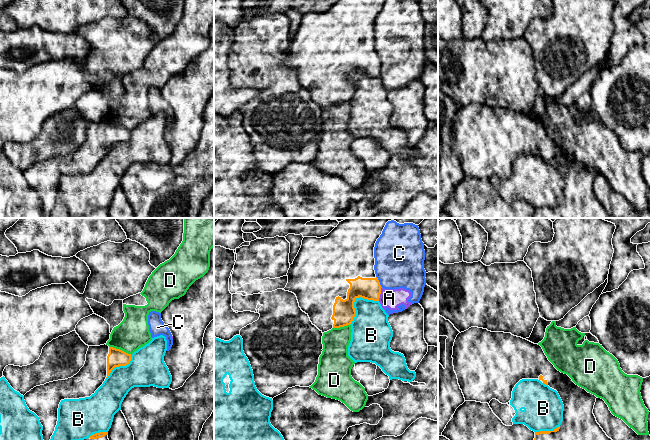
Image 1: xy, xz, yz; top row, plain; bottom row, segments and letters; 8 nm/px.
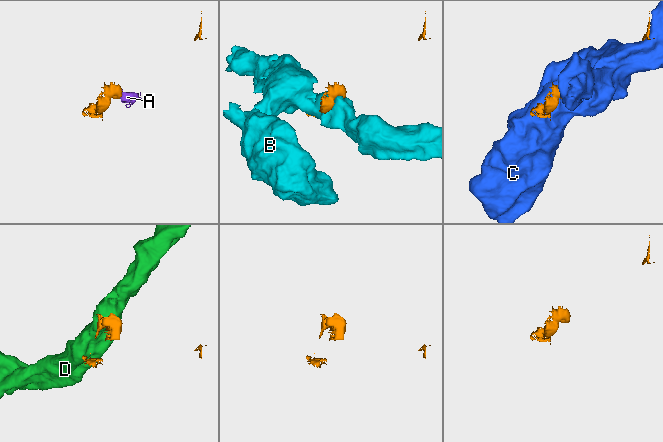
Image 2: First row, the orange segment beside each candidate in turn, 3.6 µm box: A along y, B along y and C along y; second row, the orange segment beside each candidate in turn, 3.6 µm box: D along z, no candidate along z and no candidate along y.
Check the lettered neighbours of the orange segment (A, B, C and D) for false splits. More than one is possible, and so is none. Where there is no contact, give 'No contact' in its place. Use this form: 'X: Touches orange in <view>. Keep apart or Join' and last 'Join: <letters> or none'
A: Touches orange in xz. Keep apart
B: Touches orange in xz. Keep apart
C: Touches orange in xz. Keep apart
D: Touches orange in xy. Keep apart
Join: none

